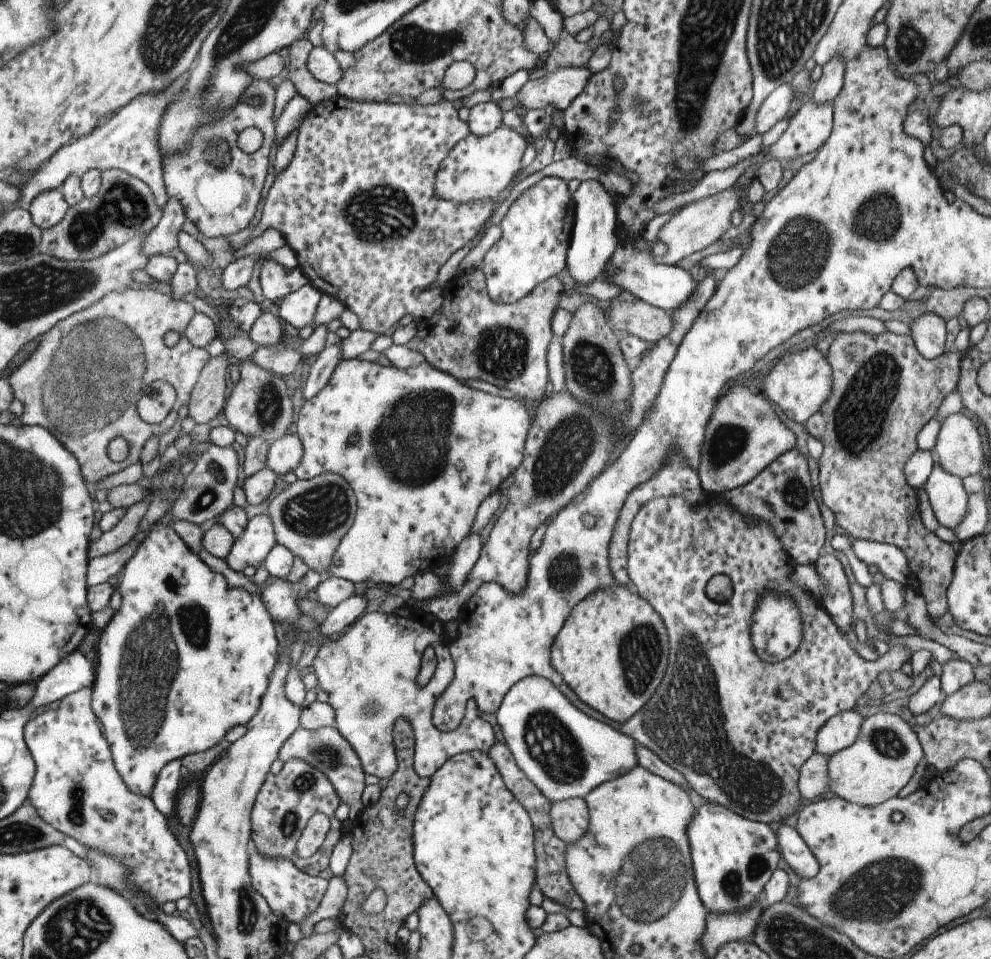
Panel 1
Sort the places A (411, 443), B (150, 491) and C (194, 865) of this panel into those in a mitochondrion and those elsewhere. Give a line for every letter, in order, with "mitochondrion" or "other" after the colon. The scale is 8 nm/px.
A: mitochondrion
B: other
C: other

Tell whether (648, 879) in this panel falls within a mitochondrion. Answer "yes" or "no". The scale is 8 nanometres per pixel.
yes

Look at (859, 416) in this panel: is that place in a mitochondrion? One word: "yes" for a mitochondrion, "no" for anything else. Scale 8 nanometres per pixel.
yes

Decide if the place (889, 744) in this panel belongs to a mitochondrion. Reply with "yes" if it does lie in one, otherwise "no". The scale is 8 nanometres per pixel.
yes

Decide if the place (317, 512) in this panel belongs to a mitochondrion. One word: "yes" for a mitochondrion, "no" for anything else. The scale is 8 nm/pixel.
yes

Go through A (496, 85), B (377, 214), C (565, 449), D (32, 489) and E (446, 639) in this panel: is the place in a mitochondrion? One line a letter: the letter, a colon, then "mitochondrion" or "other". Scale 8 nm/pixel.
A: other
B: mitochondrion
C: mitochondrion
D: mitochondrion
E: other

